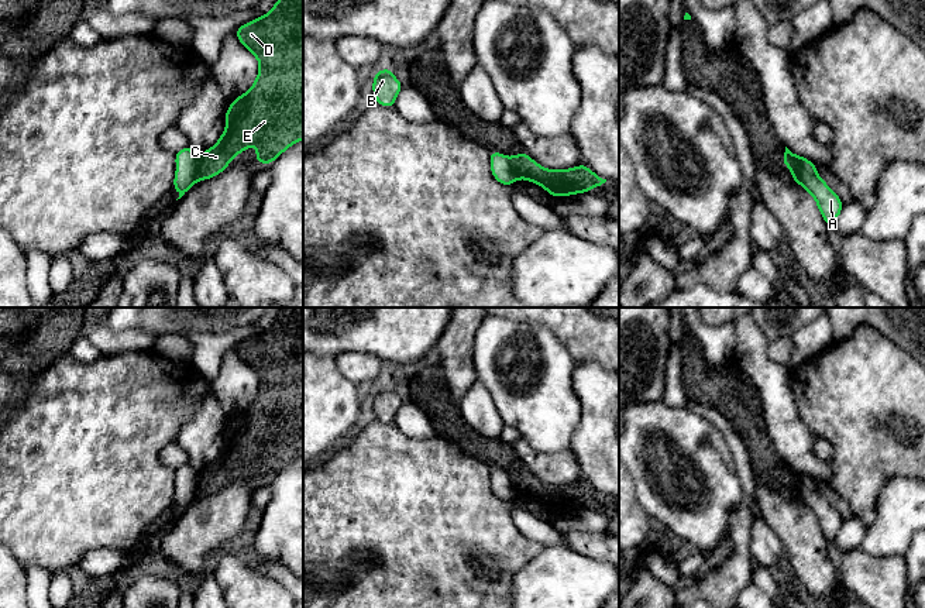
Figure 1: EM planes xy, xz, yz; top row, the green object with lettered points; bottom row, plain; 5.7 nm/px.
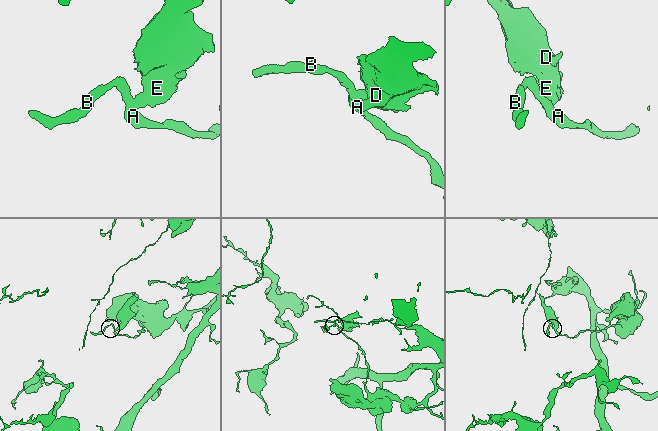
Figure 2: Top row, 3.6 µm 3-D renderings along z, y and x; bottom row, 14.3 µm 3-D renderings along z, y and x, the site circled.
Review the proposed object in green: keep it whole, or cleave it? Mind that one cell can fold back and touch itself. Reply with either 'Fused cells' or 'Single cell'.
Fused cells

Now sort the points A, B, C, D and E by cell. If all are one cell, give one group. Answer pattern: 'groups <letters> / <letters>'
groups A B / C D E

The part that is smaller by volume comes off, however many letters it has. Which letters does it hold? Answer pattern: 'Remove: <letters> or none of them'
Remove: C, D, E

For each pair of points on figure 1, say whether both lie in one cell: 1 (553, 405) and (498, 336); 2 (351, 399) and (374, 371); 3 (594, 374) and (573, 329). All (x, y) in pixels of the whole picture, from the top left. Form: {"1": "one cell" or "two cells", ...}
{"1": "one cell", "2": "two cells", "3": "two cells"}

